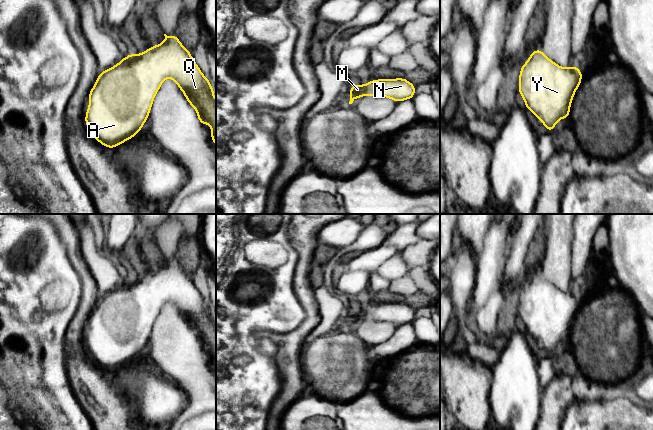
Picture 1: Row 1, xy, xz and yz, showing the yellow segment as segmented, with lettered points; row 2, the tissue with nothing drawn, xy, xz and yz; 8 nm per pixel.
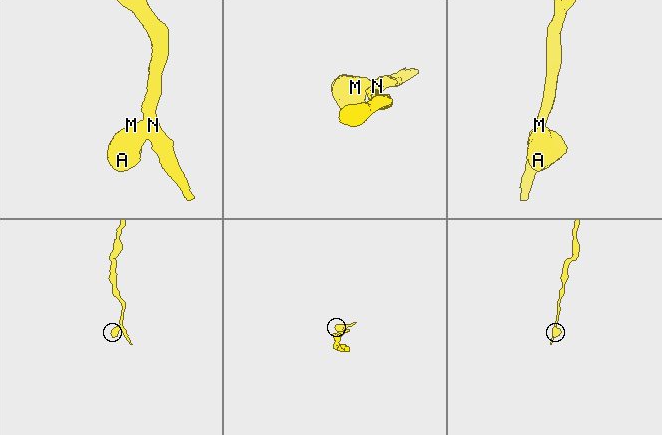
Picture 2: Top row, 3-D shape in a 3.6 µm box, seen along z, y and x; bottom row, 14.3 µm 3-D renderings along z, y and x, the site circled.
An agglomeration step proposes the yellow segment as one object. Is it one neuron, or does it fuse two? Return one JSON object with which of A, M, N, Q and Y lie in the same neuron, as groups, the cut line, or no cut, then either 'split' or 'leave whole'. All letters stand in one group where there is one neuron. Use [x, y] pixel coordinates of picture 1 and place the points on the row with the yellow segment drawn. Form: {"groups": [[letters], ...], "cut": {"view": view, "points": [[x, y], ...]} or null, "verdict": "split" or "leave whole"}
{"groups": [["A", "M", "N", "Q", "Y"]], "cut": null, "verdict": "leave whole"}

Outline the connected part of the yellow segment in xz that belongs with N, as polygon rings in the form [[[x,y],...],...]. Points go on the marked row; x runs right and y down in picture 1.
[[[405,78],[372,79],[366,85],[354,83],[354,86],[349,88],[349,104],[352,104],[356,98],[362,96],[387,97],[398,103],[400,101],[412,99],[416,94],[415,87],[414,84],[410,83]]]

